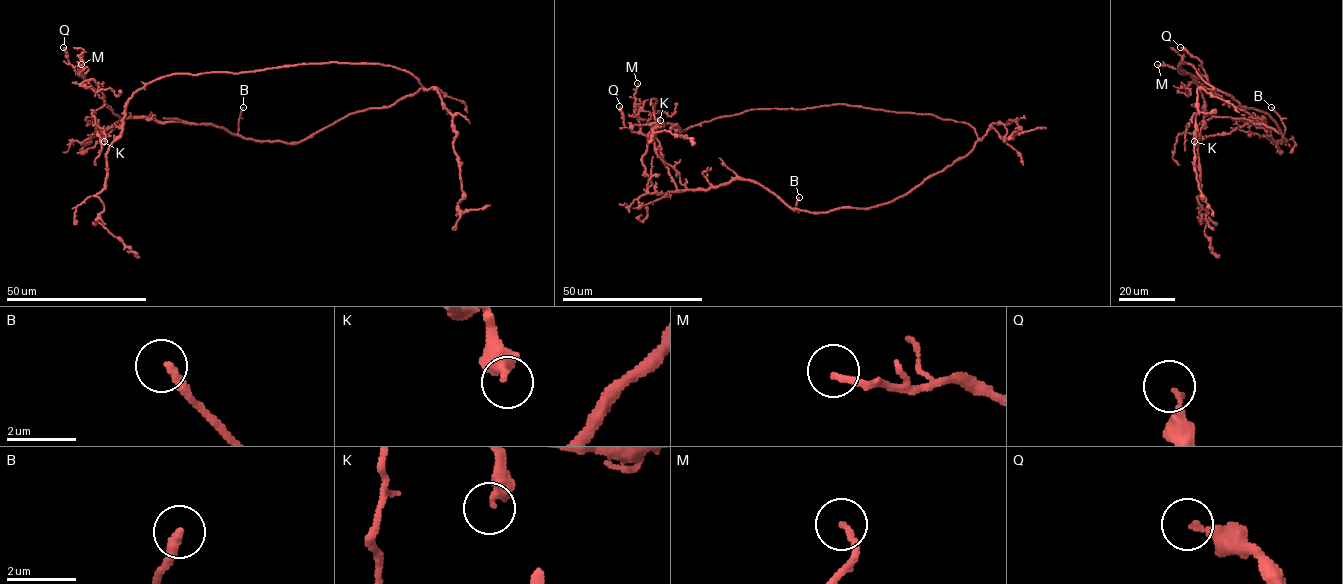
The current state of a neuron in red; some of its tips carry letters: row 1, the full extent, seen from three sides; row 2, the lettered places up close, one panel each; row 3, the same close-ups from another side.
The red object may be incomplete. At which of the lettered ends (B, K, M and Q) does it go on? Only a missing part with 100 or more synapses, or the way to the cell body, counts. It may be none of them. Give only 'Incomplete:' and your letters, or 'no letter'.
Incomplete: B

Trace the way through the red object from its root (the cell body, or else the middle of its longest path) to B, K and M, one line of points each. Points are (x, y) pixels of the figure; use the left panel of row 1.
B: (421, 86), (412, 95), (388, 107), (350, 113), (298, 142), (242, 138), (238, 134), (238, 122), (243, 107)
K: (421, 86), (298, 142), (142, 117), (101, 129), (87, 117), (97, 121), (104, 141)
M: (421, 86), (388, 107), (350, 113), (284, 143), (243, 139), (211, 124), (121, 118), (78, 71), (81, 64)

